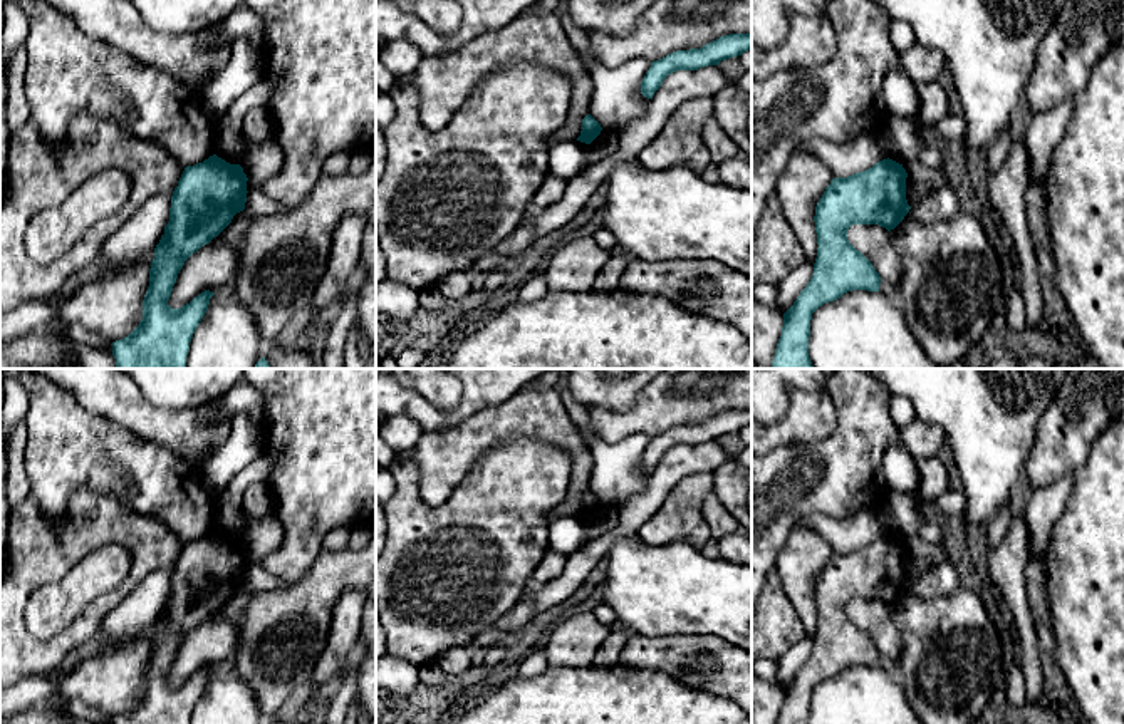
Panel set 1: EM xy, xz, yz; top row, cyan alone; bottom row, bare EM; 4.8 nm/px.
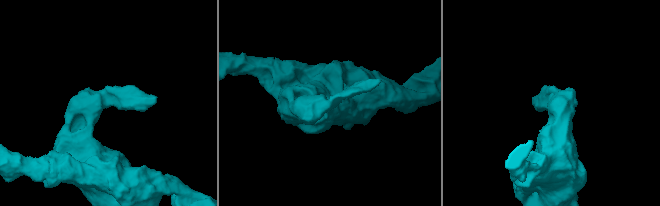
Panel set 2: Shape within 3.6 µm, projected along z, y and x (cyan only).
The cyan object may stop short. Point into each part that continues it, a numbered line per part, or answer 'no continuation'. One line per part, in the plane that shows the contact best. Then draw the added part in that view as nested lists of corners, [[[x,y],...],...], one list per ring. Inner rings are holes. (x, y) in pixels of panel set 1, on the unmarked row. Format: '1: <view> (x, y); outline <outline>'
no continuation

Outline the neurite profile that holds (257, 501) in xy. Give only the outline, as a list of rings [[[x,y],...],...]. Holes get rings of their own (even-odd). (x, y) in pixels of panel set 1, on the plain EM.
[[[267,483],[252,484],[243,494],[243,513],[248,520],[267,516],[273,511],[273,496]]]

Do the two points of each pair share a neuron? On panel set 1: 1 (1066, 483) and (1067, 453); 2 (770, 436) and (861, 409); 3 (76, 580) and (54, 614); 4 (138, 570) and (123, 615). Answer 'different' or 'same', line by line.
1: different
2: different
3: same
4: different

